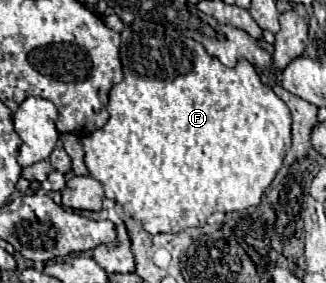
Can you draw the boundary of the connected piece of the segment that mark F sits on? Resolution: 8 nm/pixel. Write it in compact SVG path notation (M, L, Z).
M136 20L134 24L126 26L120 36L122 36L120 60L124 66L124 80L120 84L114 84L110 90L110 102L108 102L110 120L106 122L104 128L92 132L90 136L86 136L82 140L82 146L86 152L84 162L90 170L90 176L94 176L96 180L102 182L106 198L112 198L118 204L122 204L124 212L128 216L140 220L150 234L158 234L158 232L176 234L176 232L182 232L184 228L190 228L190 226L202 226L206 222L206 218L214 212L234 212L234 210L246 210L250 206L258 206L264 190L270 186L270 182L274 180L274 176L282 168L284 156L292 144L292 136L290 136L292 120L290 120L288 106L274 94L272 88L268 88L262 82L260 74L256 72L256 68L250 62L242 60L234 68L228 68L218 58L212 58L200 42L186 38L178 32L168 32L160 24Z

